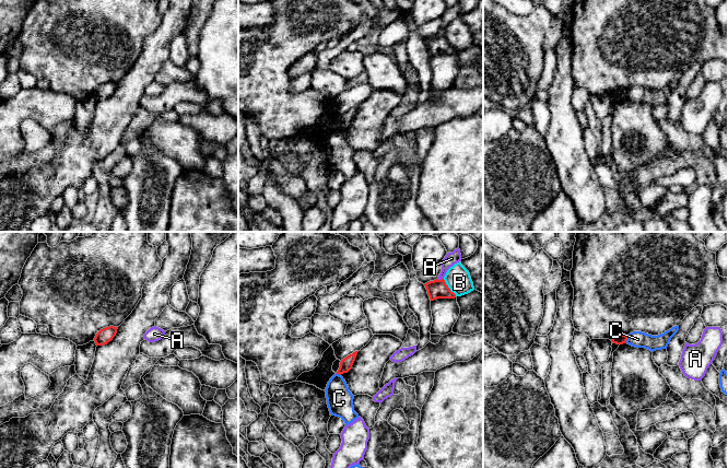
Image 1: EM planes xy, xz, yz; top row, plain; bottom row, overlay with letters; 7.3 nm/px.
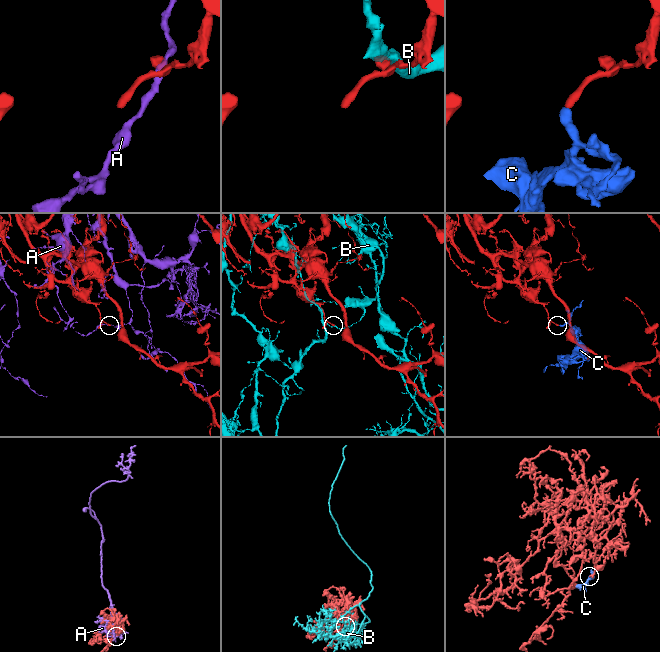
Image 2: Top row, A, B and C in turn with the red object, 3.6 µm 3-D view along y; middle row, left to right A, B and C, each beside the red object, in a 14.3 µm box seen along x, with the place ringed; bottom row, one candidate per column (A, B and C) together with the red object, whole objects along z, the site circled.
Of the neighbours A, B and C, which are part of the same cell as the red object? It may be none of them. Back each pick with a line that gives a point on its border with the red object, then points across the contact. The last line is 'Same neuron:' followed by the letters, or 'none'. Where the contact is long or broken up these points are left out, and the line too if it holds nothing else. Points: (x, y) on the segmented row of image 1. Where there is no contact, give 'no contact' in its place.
Same neuron: none

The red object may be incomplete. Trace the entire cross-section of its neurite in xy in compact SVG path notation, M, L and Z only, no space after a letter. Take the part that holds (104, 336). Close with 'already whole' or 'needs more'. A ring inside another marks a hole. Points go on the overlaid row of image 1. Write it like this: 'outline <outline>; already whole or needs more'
outline M114 326L101 329L94 338L96 346L104 346L111 341L117 334L117 329L118 327Z; already whole

